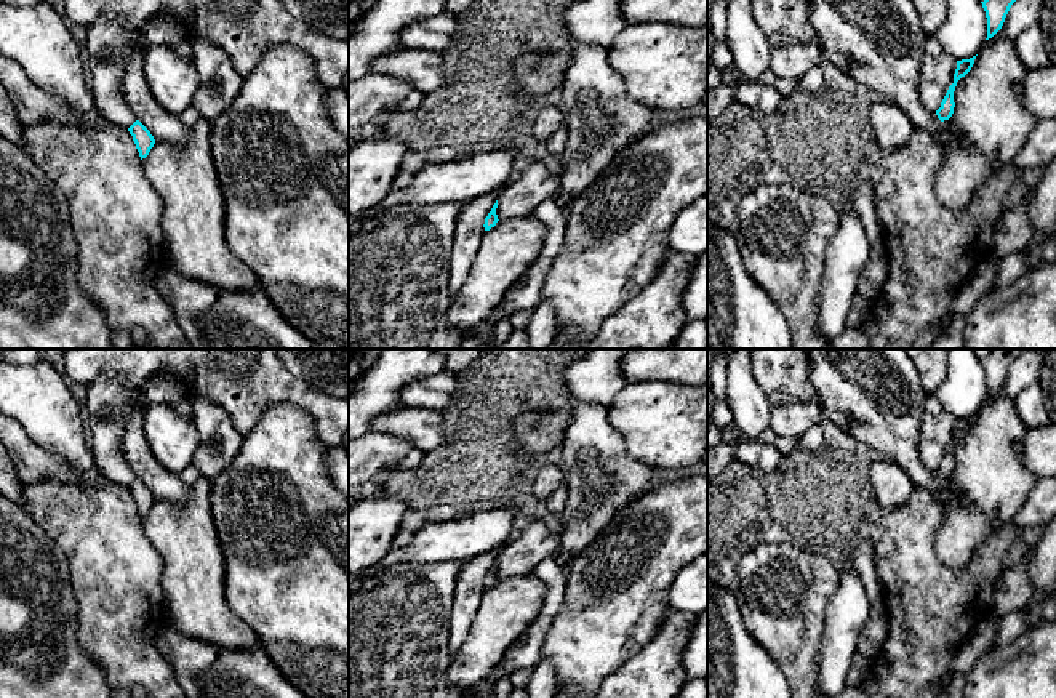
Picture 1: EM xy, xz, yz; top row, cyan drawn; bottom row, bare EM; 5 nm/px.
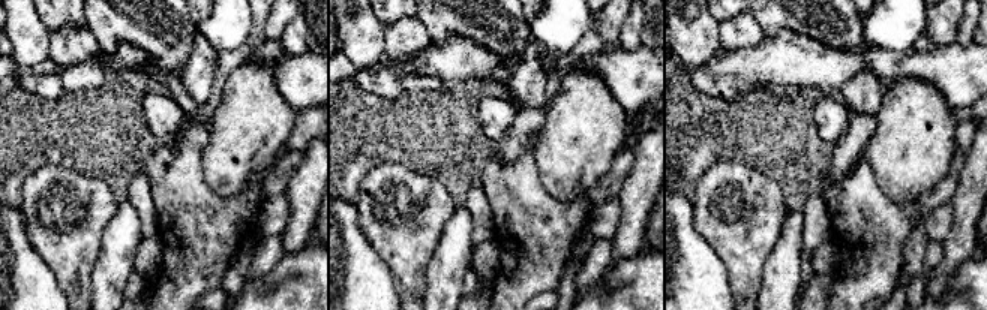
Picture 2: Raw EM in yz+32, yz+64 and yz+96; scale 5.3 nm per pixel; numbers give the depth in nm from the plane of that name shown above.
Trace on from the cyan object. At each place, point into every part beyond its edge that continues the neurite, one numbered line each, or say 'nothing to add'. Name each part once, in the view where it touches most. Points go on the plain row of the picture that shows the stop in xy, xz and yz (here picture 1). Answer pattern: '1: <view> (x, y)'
nothing to add

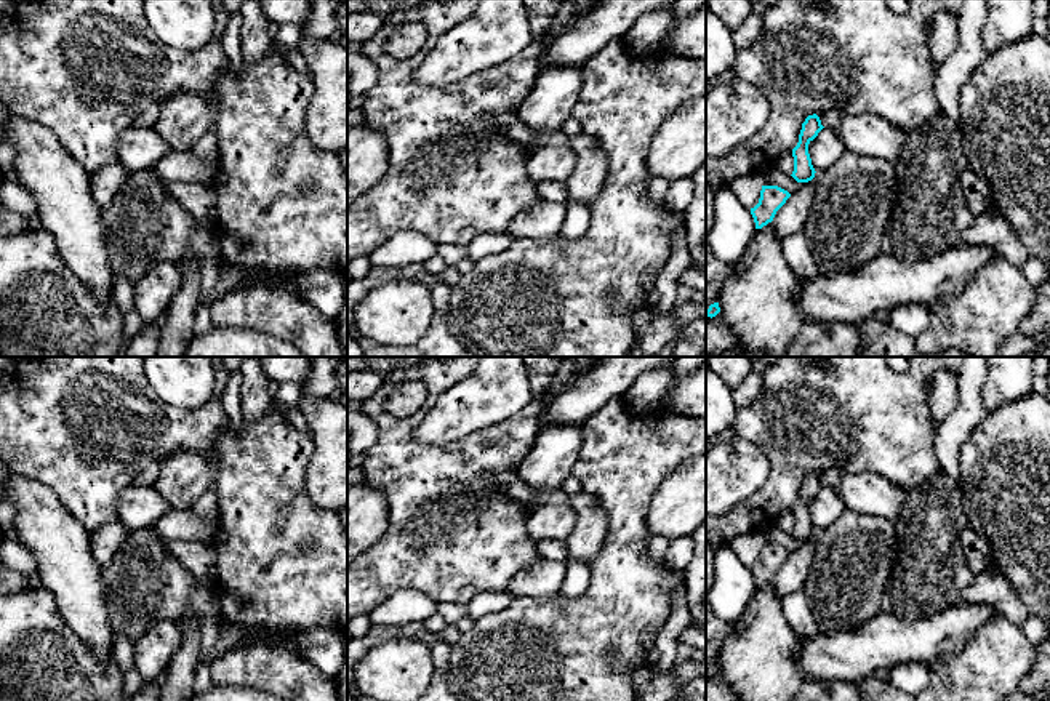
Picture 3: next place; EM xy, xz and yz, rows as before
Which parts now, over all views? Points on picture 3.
1: yz (831, 477)

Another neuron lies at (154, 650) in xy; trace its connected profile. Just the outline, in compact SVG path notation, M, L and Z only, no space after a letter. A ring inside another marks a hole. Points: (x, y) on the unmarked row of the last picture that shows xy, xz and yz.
M165 619L149 627L134 642L134 666L144 682L155 682L166 671L181 639L176 621Z

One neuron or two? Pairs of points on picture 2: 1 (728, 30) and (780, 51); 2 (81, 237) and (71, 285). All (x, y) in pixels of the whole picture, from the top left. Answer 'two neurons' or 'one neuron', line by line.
1: two neurons
2: one neuron

